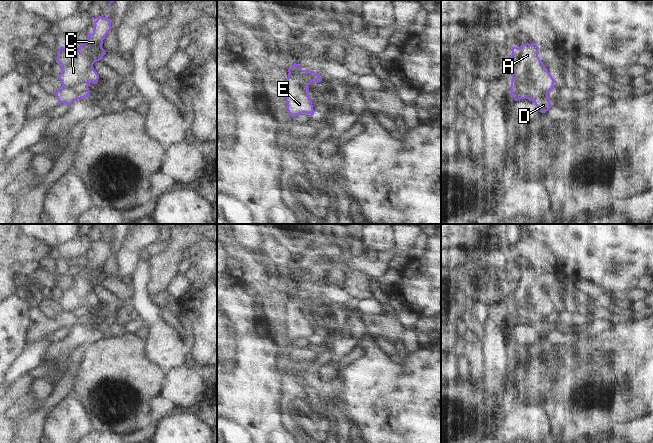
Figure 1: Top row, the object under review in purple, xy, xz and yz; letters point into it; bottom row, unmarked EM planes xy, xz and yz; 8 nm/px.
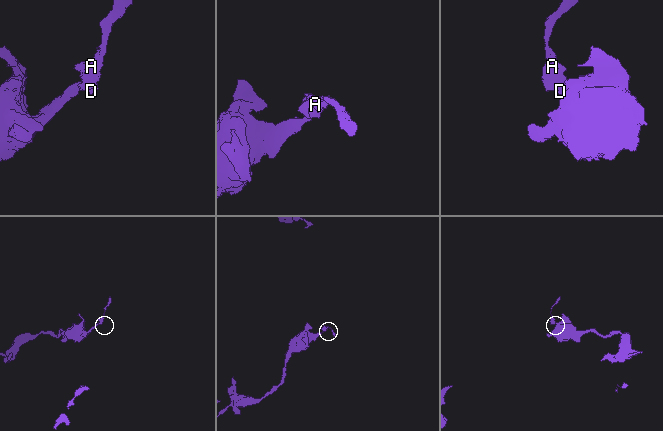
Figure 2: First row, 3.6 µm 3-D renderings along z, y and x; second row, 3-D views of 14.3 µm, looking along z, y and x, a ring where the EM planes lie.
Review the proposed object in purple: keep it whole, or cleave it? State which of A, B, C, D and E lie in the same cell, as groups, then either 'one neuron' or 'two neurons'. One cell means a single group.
A B C E / D | two neurons

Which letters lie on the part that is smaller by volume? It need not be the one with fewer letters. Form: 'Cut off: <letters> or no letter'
Cut off: D

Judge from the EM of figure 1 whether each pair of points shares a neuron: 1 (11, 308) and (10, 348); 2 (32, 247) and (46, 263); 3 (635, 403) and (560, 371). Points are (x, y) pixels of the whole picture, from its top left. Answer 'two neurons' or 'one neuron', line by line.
1: one neuron
2: two neurons
3: one neuron

